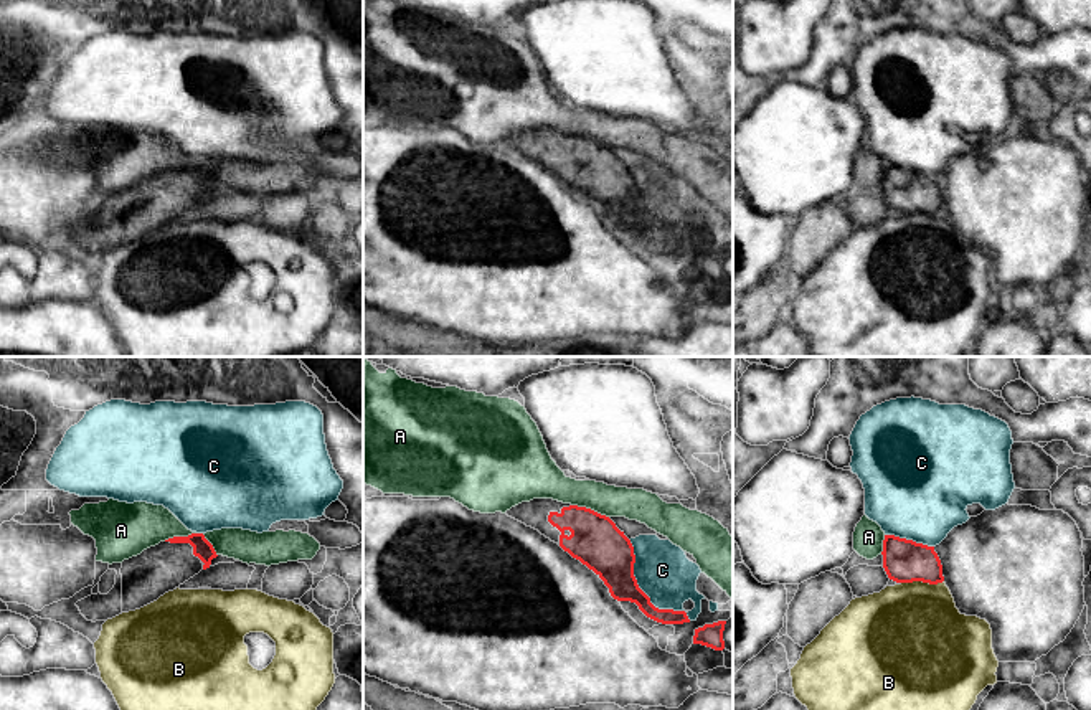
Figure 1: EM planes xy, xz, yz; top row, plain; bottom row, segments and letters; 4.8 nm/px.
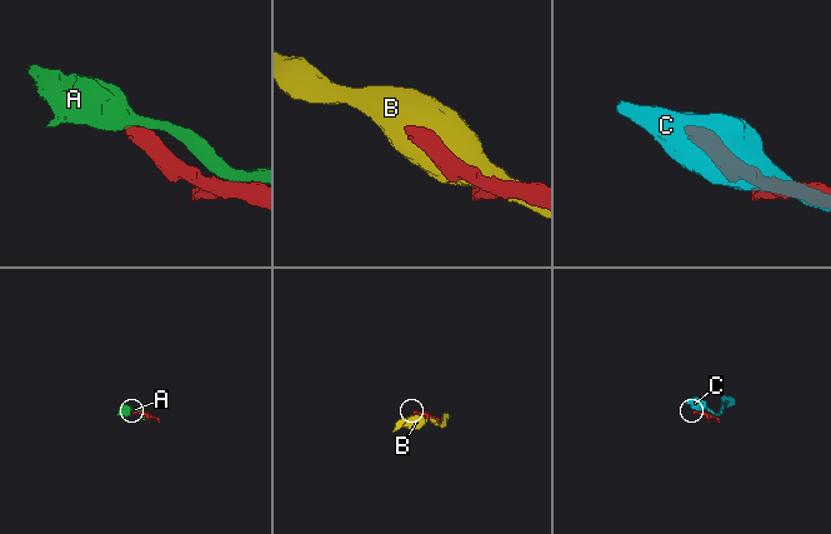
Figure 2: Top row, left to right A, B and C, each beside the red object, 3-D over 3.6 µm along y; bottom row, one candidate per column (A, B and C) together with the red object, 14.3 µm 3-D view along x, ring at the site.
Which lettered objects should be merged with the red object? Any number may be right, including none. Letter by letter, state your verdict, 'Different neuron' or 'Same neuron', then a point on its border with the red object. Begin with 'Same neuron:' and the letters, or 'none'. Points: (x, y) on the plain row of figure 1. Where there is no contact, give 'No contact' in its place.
Same neuron: none
A: Different neuron. Touches red at xz (590, 139)
B: Different neuron. Touches red at yz (921, 210)
C: Different neuron. Touches red at xz (642, 222)

